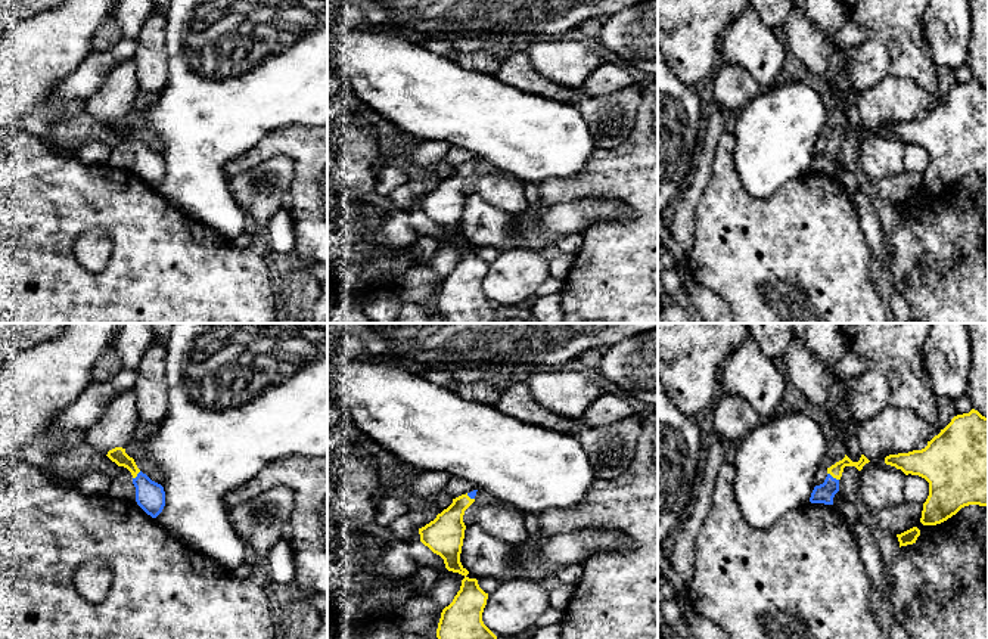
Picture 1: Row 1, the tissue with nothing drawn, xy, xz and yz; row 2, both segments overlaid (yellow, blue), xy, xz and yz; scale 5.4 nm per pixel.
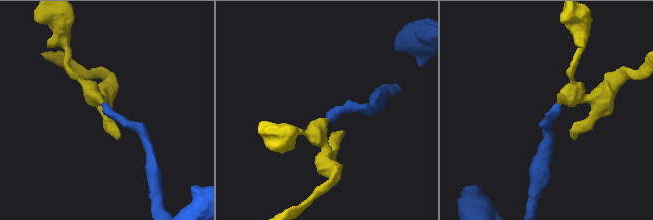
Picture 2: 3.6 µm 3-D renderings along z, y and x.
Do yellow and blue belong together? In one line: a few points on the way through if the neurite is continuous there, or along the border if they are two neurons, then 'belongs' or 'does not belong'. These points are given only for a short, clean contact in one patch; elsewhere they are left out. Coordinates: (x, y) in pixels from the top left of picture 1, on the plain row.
runs through yz (836, 139), (833, 146), (830, 155), (823, 163); belongs

